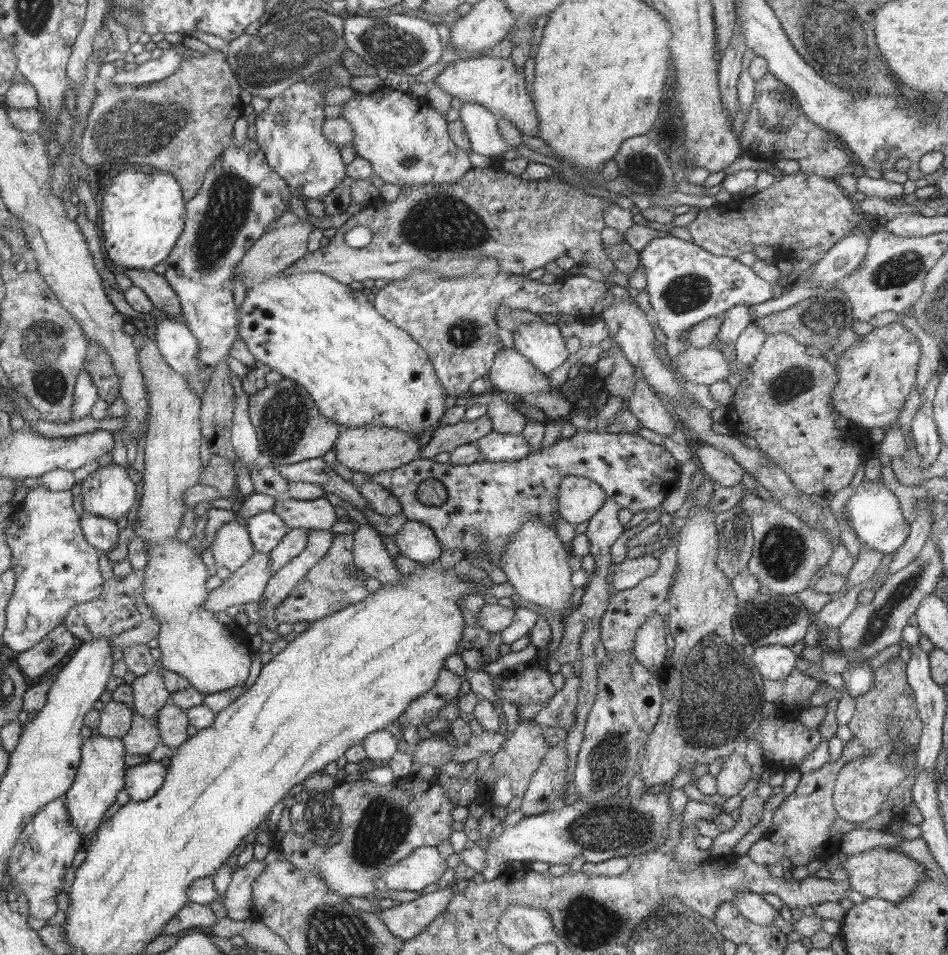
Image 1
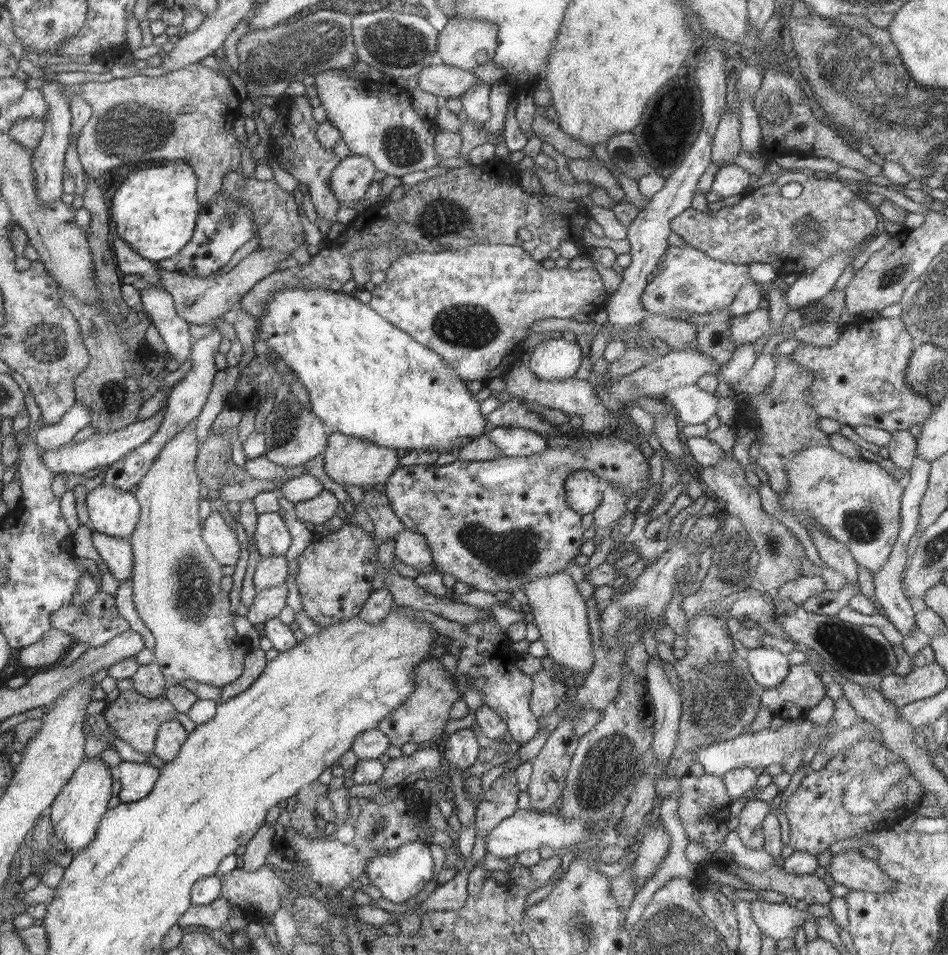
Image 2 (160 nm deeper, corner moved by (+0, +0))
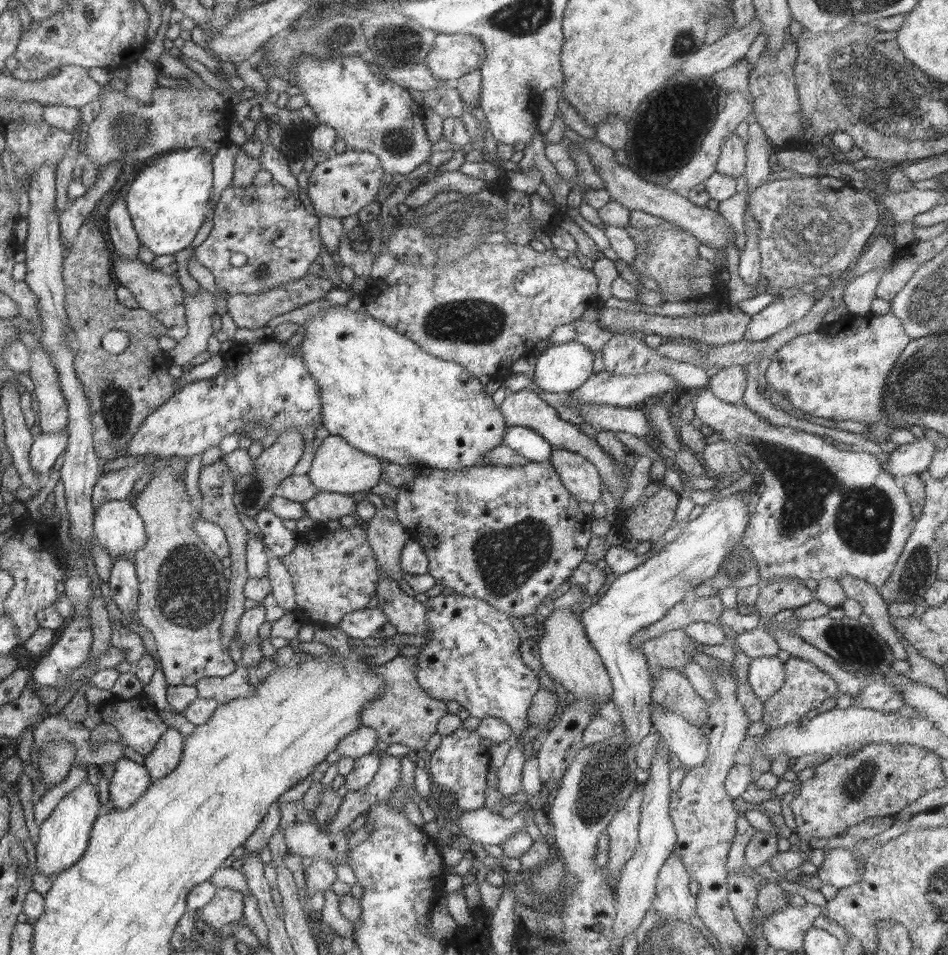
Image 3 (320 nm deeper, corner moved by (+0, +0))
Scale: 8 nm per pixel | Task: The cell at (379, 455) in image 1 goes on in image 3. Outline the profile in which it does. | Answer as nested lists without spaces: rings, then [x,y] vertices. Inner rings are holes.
[[[341,436],[326,437],[313,455],[307,475],[319,492],[336,492],[343,495],[351,495],[355,492],[365,493],[378,484],[384,472],[380,468],[380,458],[350,446],[350,443]]]

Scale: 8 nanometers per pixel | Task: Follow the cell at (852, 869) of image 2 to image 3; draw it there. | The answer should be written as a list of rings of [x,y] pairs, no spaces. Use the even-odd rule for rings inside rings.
[[[831,846],[828,853],[825,854],[818,875],[824,885],[834,886],[840,890],[862,882],[862,877],[856,871],[856,859],[852,854],[851,850]]]

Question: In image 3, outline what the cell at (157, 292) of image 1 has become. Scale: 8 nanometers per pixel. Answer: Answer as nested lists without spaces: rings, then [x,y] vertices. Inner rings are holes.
[[[122,196],[112,202],[106,214],[108,224],[108,236],[116,247],[118,256],[126,260],[138,260],[140,241],[134,228],[131,214],[126,208],[126,202]]]

